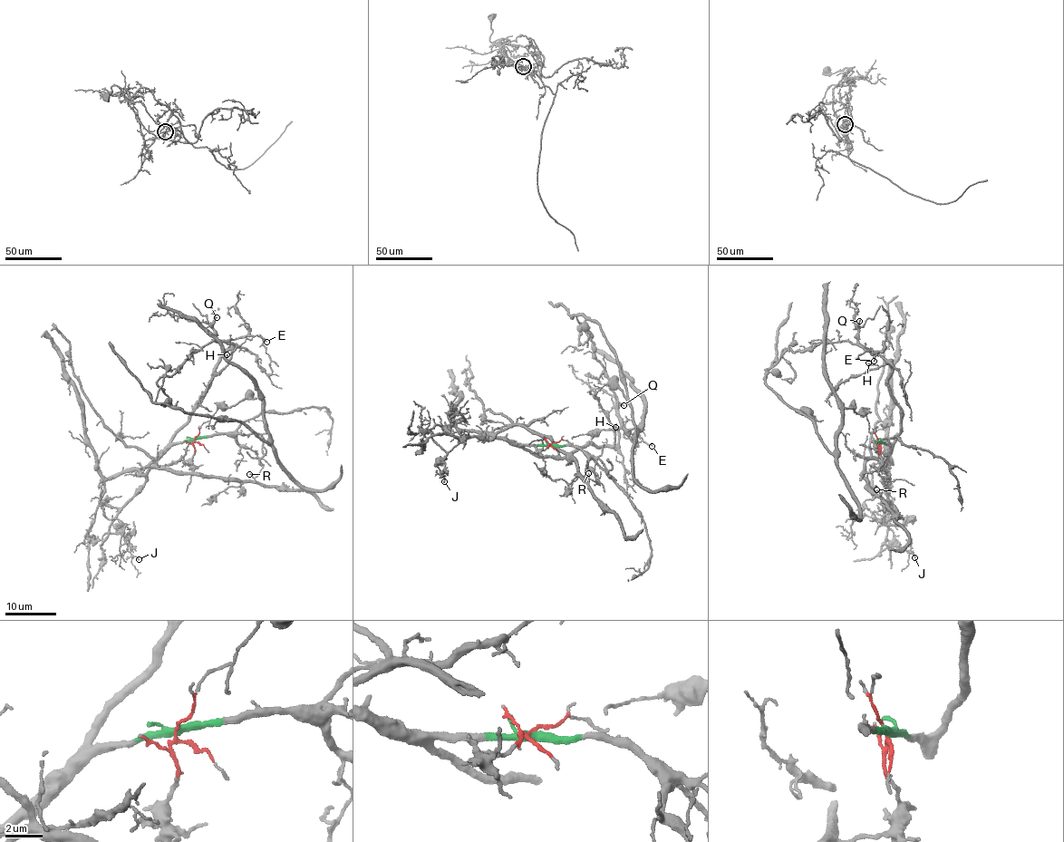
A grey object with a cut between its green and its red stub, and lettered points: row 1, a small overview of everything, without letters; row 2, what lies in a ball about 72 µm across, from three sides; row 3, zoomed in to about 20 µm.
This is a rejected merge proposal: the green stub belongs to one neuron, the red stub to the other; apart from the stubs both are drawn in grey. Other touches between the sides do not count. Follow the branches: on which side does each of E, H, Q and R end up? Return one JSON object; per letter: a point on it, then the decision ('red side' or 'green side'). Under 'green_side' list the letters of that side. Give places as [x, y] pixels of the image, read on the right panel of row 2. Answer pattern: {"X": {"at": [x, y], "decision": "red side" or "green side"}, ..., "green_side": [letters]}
{"E": {"at": [874, 361], "decision": "green side"}, "H": {"at": [868, 362], "decision": "green side"}, "Q": {"at": [859, 321], "decision": "green side"}, "R": {"at": [876, 489], "decision": "red side"}, "green_side": ["E", "H", "Q"]}

